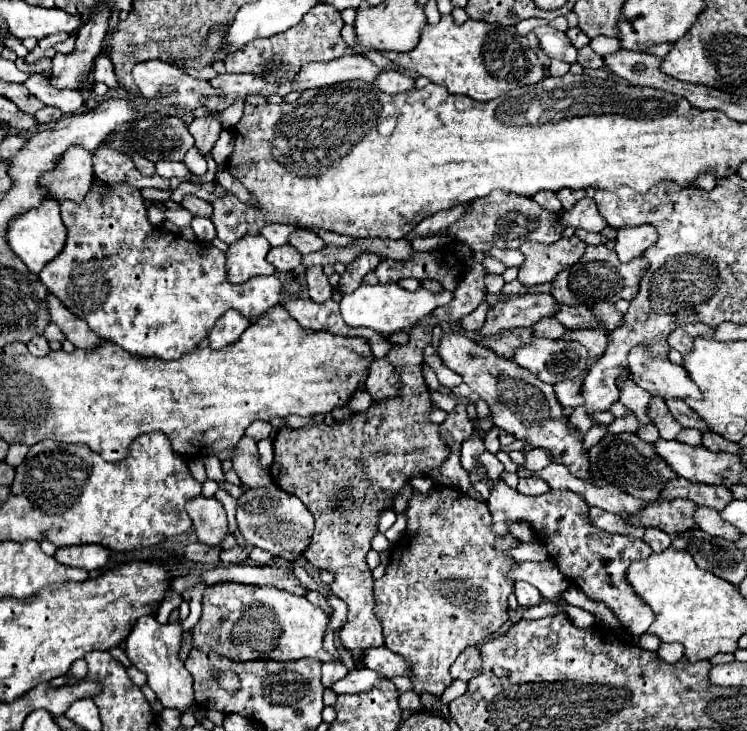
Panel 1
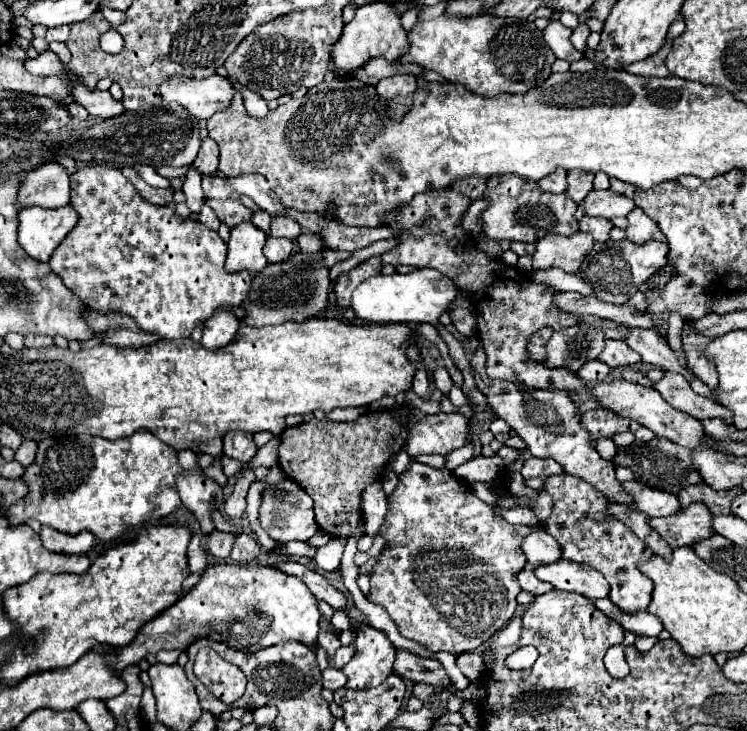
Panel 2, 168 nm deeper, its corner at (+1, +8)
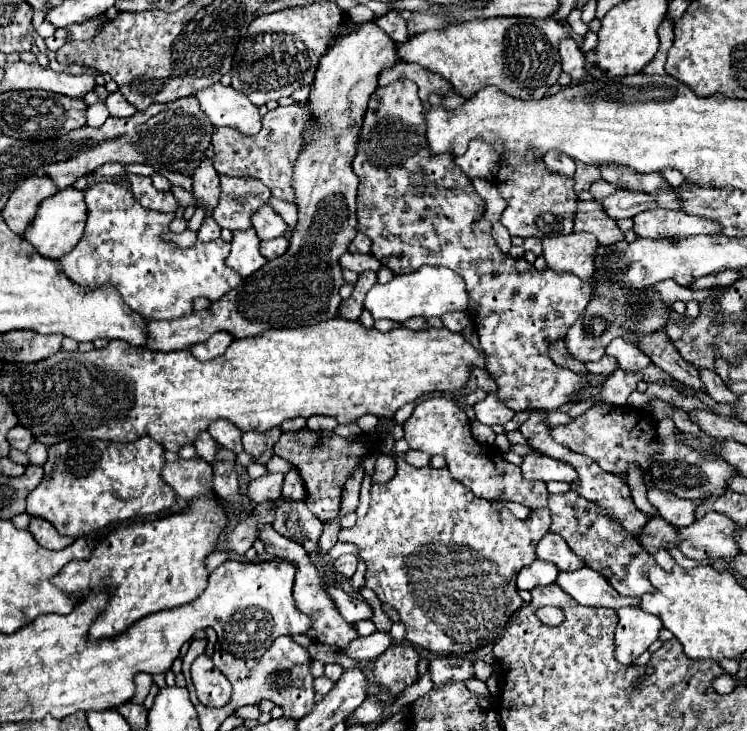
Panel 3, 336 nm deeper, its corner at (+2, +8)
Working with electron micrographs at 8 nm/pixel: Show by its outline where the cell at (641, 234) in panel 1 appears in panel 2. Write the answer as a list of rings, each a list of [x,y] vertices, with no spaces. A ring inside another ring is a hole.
[[[640,208],[632,210],[628,214],[628,228],[626,228],[626,238],[636,244],[644,244],[648,240],[666,240],[658,228],[658,224],[648,218]]]

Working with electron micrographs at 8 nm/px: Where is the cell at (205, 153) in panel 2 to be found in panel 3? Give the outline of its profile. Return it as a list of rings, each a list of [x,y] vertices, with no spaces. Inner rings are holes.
[[[207,158],[193,170],[193,196],[213,210],[217,206],[219,194],[219,176],[213,168],[213,160]]]

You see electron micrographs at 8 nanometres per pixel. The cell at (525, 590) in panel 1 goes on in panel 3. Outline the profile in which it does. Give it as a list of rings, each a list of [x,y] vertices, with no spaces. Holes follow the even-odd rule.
[[[535,560],[533,564],[525,566],[519,576],[517,576],[517,588],[519,590],[533,590],[537,586],[549,586],[555,582],[557,578],[557,568],[553,568],[553,564],[545,564],[541,560]]]

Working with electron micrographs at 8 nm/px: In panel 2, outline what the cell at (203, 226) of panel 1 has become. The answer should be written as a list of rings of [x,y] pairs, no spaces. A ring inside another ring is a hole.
[[[204,204],[204,206],[202,206],[202,212],[200,212],[200,222],[202,222],[206,228],[210,228],[210,230],[218,230],[218,226],[220,226],[220,220],[218,220],[216,212],[214,212],[208,204]]]

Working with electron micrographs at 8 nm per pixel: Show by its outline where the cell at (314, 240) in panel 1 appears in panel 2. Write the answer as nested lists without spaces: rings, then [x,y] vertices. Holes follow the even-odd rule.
[[[272,218],[270,222],[270,232],[268,236],[284,236],[284,238],[290,238],[290,240],[296,240],[300,234],[300,224],[294,222],[292,218]]]

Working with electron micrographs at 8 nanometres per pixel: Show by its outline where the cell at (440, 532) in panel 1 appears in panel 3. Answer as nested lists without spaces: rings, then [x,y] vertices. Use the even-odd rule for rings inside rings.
[[[404,438],[395,441],[394,456],[397,465],[395,478],[389,480],[387,484],[373,484],[371,486],[371,504],[369,504],[367,516],[361,518],[361,520],[357,520],[357,524],[353,528],[343,528],[339,532],[338,541],[353,543],[359,546],[359,556],[367,562],[367,574],[365,574],[367,588],[371,588],[381,602],[389,604],[391,608],[395,608],[399,612],[401,622],[405,624],[405,630],[407,630],[407,636],[405,638],[411,644],[421,646],[427,652],[435,652],[435,654],[461,654],[461,652],[471,652],[471,650],[483,648],[483,646],[487,646],[489,642],[493,642],[493,640],[497,640],[501,636],[501,632],[505,630],[505,624],[511,620],[511,616],[523,604],[523,600],[517,594],[515,576],[517,576],[517,572],[523,566],[535,562],[535,546],[549,532],[549,526],[551,526],[549,510],[547,508],[541,508],[537,512],[531,512],[531,516],[527,520],[517,520],[515,516],[511,516],[511,512],[501,510],[501,508],[495,508],[493,502],[473,496],[473,492],[469,492],[461,482],[457,482],[457,480],[451,478],[451,474],[449,474],[447,468],[443,468],[443,470],[437,470],[437,468],[431,468],[431,466],[415,468],[415,466],[407,464],[404,456],[409,449],[410,447]]]

